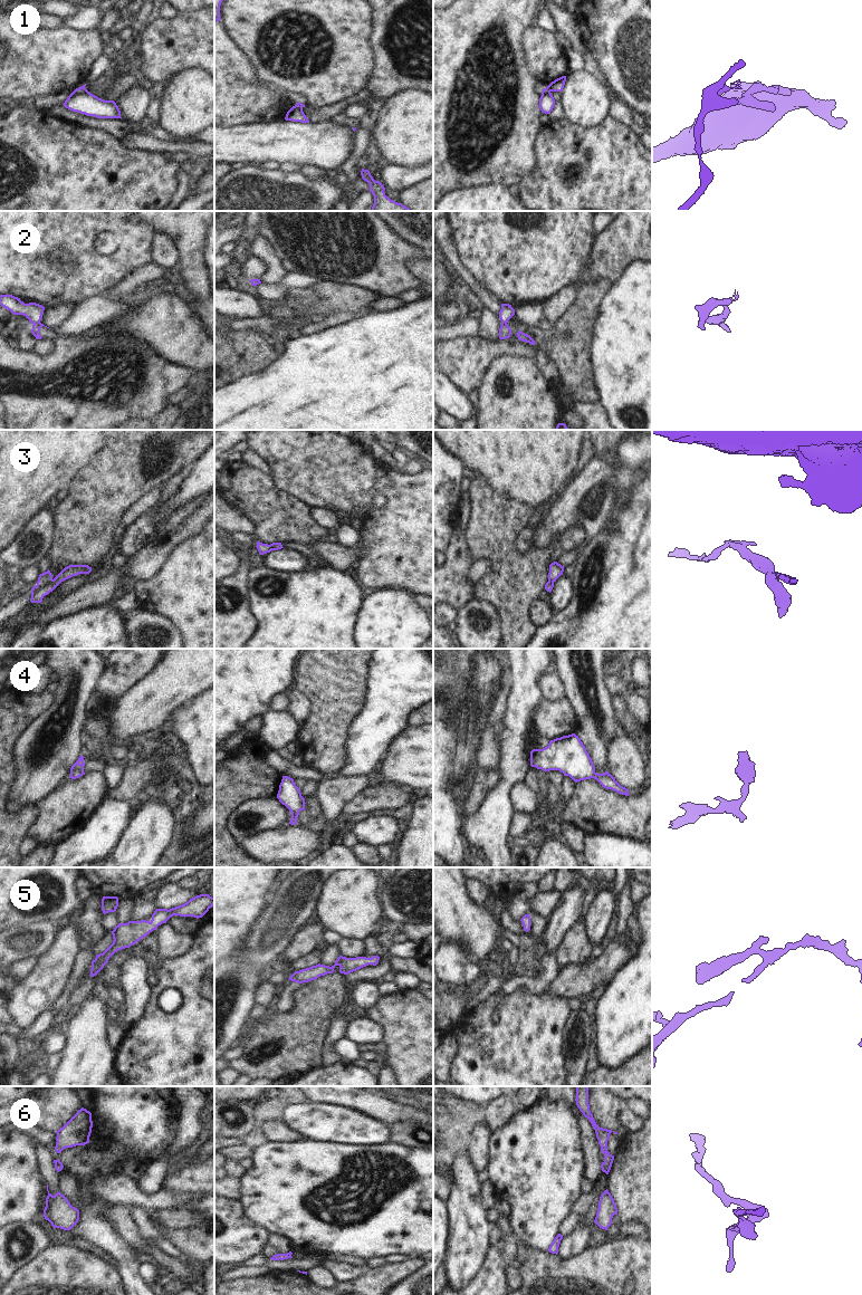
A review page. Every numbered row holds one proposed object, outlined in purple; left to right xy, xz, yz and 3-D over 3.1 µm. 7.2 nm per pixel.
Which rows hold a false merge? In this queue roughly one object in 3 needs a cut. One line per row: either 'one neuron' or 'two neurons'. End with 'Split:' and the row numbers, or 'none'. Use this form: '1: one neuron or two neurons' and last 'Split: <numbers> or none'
1: two neurons
2: two neurons
3: two neurons
4: one neuron
5: one neuron
6: one neuron
Split: 1, 2, 3

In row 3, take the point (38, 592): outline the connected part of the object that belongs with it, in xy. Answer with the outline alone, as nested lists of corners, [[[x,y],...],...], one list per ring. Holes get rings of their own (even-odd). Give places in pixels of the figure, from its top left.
[[[69,565],[65,567],[54,579],[44,584],[36,585],[31,589],[31,603],[41,603],[42,598],[52,592],[61,582],[77,576],[79,574],[89,574],[92,572],[92,567],[88,565]]]

